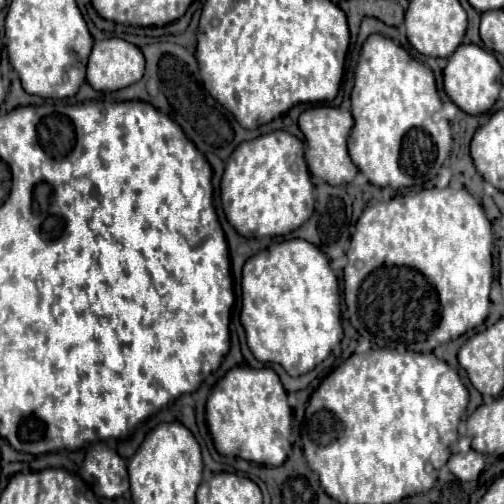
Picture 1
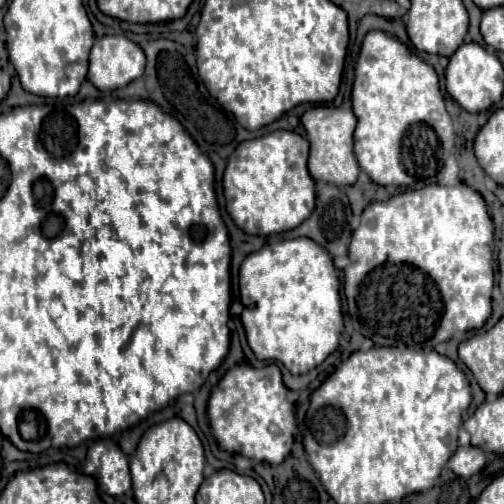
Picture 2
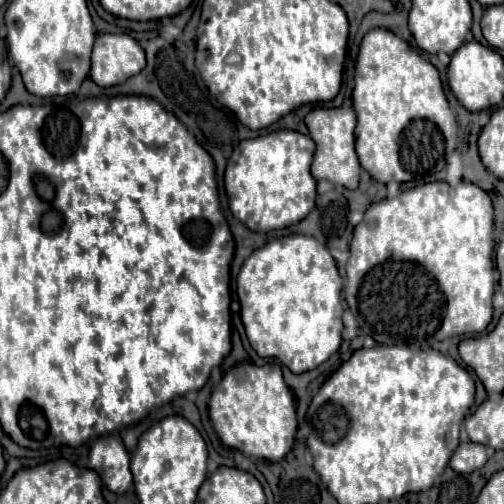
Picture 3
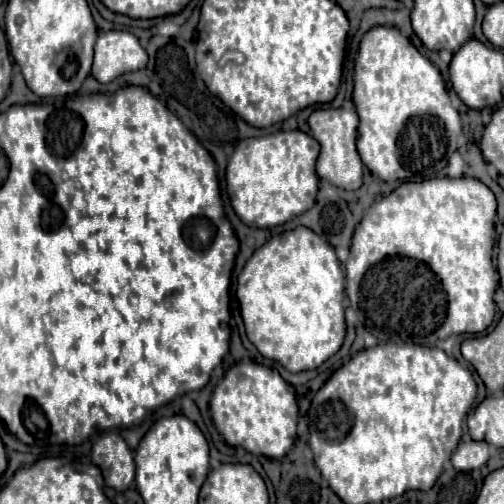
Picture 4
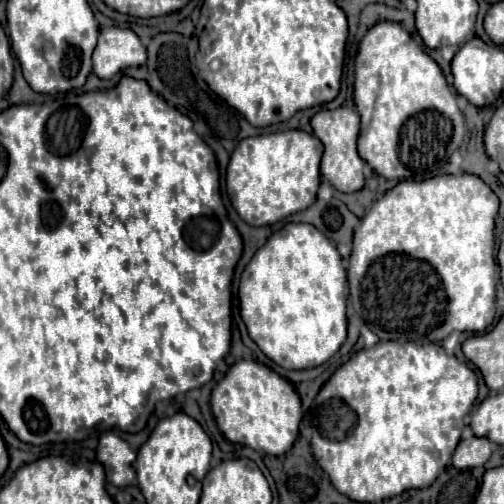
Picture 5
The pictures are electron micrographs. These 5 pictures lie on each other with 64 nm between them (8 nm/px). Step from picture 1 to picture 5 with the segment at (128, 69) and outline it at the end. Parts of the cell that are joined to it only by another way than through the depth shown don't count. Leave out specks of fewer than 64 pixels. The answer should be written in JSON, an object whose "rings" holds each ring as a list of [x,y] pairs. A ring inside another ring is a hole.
{"rings":[[[104,28],[98,36],[98,46],[94,50],[94,74],[108,80],[122,72],[124,68],[144,66],[146,48],[140,38],[128,28]]]}

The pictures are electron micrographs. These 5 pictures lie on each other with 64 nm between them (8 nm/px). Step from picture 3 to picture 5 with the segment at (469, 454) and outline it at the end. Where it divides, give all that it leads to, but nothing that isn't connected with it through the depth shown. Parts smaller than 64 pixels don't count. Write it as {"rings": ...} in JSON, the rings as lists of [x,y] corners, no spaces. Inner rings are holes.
{"rings":[[[470,436],[466,440],[460,440],[460,444],[452,456],[452,464],[454,464],[454,468],[460,468],[460,470],[484,466],[488,462],[490,454],[492,454],[492,444],[488,438]]]}

